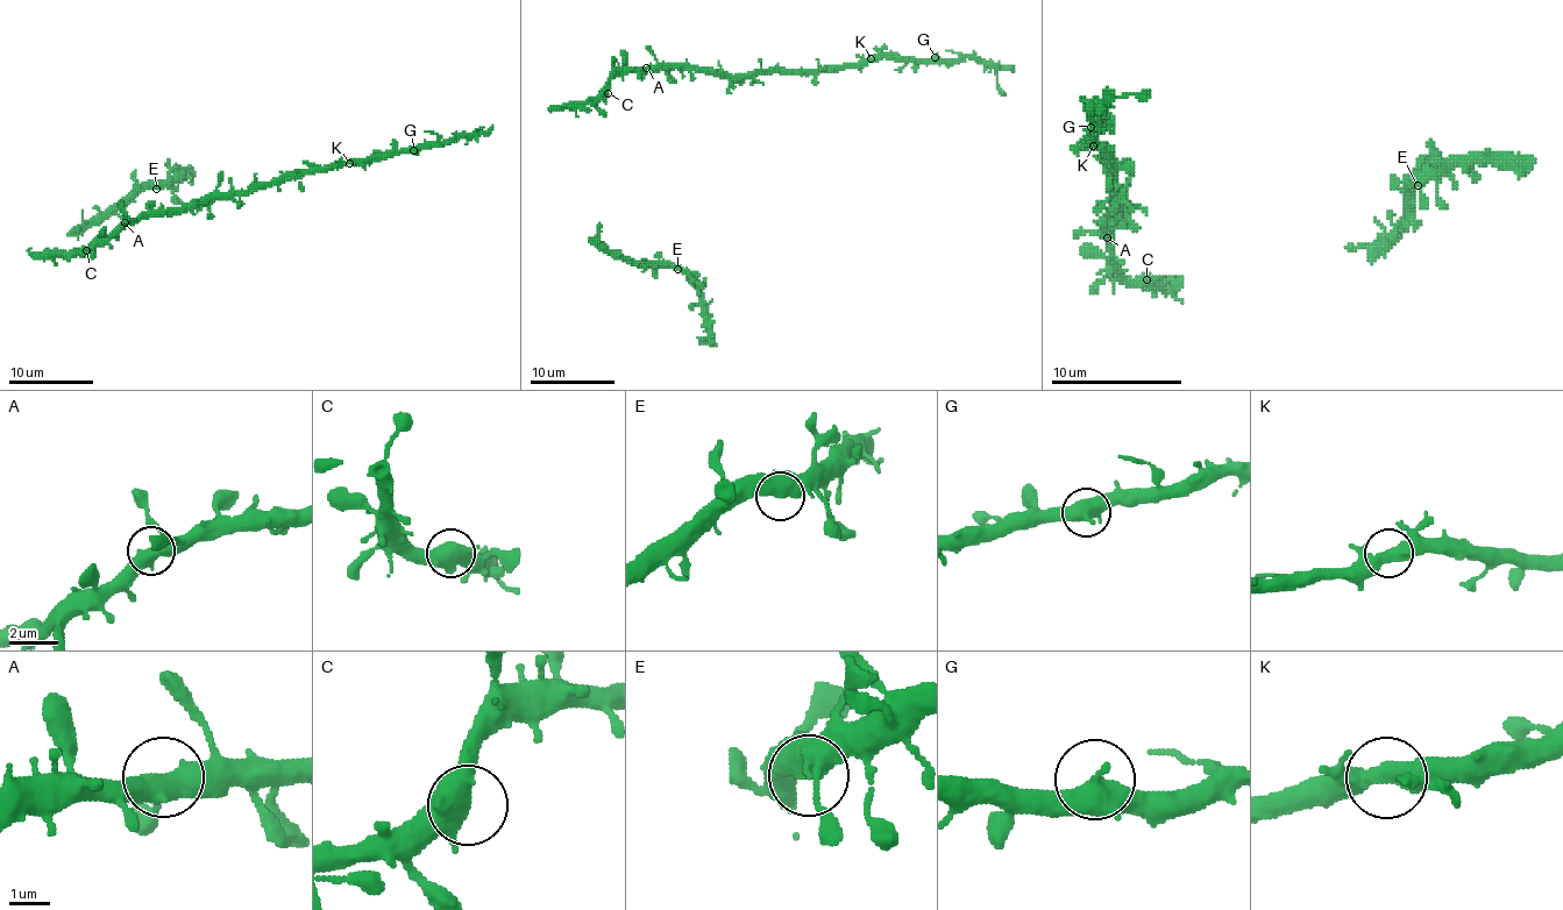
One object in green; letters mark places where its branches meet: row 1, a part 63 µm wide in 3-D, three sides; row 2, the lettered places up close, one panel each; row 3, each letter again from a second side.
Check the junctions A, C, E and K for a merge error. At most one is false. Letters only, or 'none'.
none

